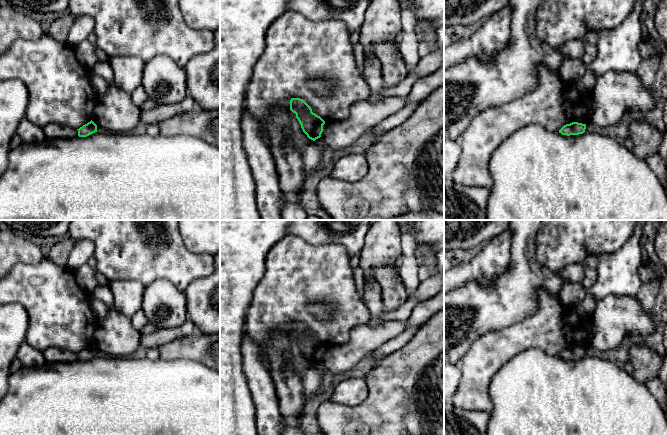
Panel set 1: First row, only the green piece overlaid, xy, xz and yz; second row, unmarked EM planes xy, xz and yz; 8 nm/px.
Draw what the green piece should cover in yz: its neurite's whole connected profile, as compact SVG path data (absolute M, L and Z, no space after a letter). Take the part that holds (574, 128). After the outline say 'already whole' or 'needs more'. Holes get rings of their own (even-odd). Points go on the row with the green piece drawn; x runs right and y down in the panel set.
M572 122L570 124L564 125L560 130L559 133L562 135L579 135L583 134L586 129L586 124L578 123L578 122Z; already whole

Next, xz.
M291 98L290 110L296 114L303 132L313 141L321 137L325 121L312 112L311 107L300 98Z; already whole

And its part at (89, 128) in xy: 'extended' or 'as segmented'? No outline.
as segmented

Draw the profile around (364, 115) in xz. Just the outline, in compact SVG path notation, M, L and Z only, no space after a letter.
M399 96L385 97L377 102L357 101L351 105L347 119L323 125L321 138L333 149L350 147L366 131L404 108L407 102L407 97Z

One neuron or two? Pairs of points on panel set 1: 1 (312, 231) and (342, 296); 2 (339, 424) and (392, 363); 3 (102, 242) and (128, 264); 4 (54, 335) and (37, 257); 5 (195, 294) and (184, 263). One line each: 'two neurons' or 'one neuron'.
1: two neurons
2: one neuron
3: one neuron
4: two neurons
5: two neurons

